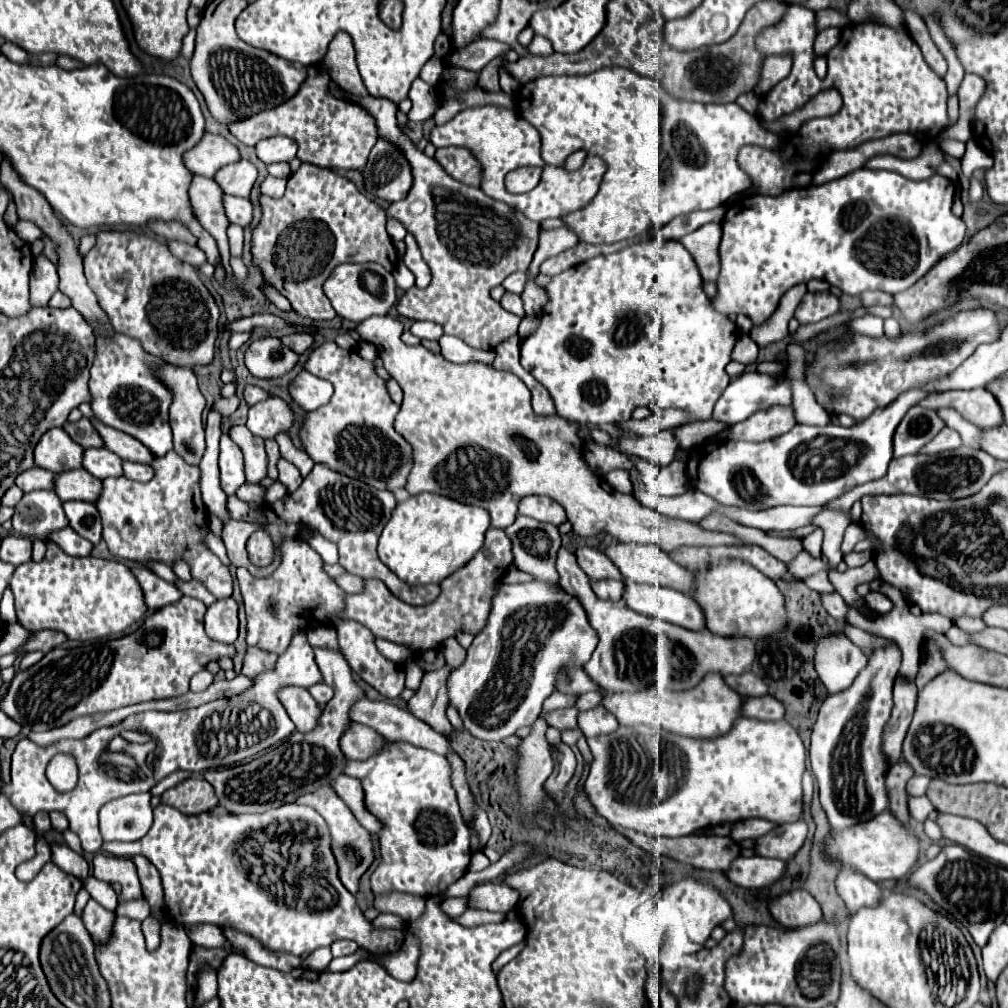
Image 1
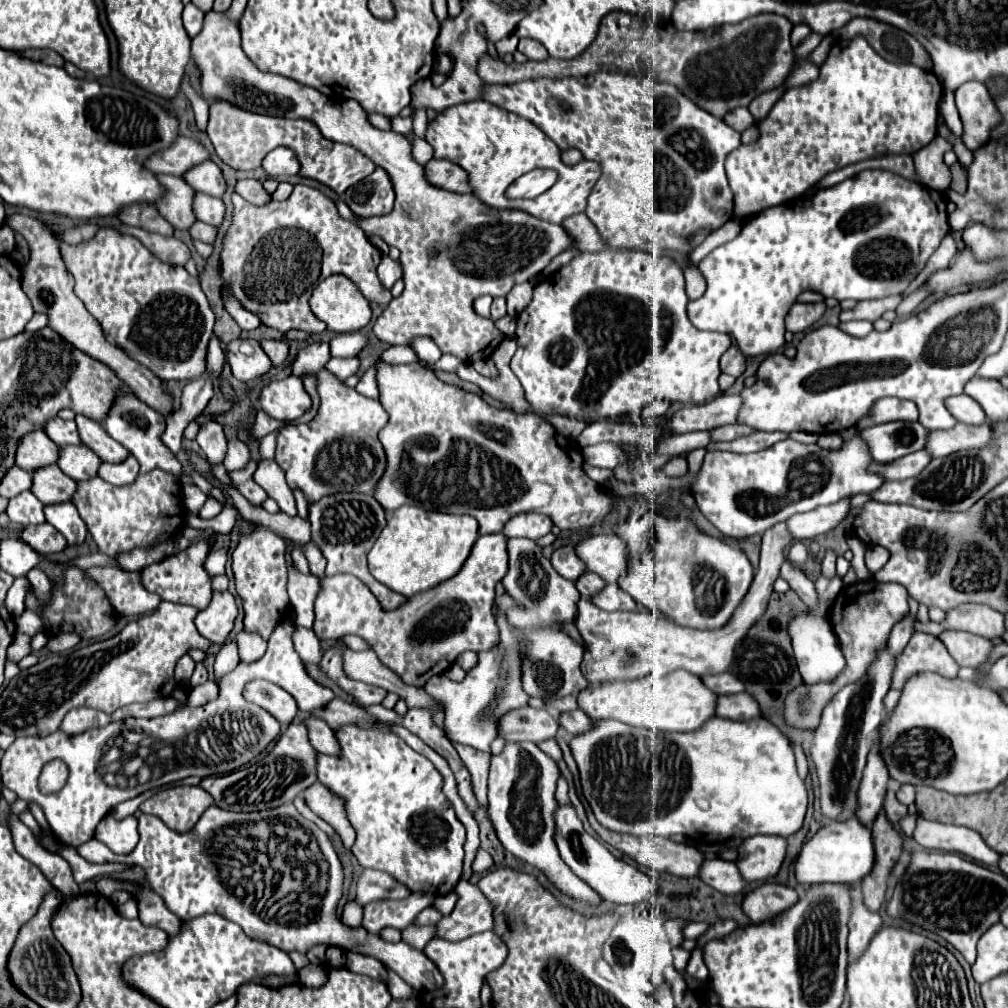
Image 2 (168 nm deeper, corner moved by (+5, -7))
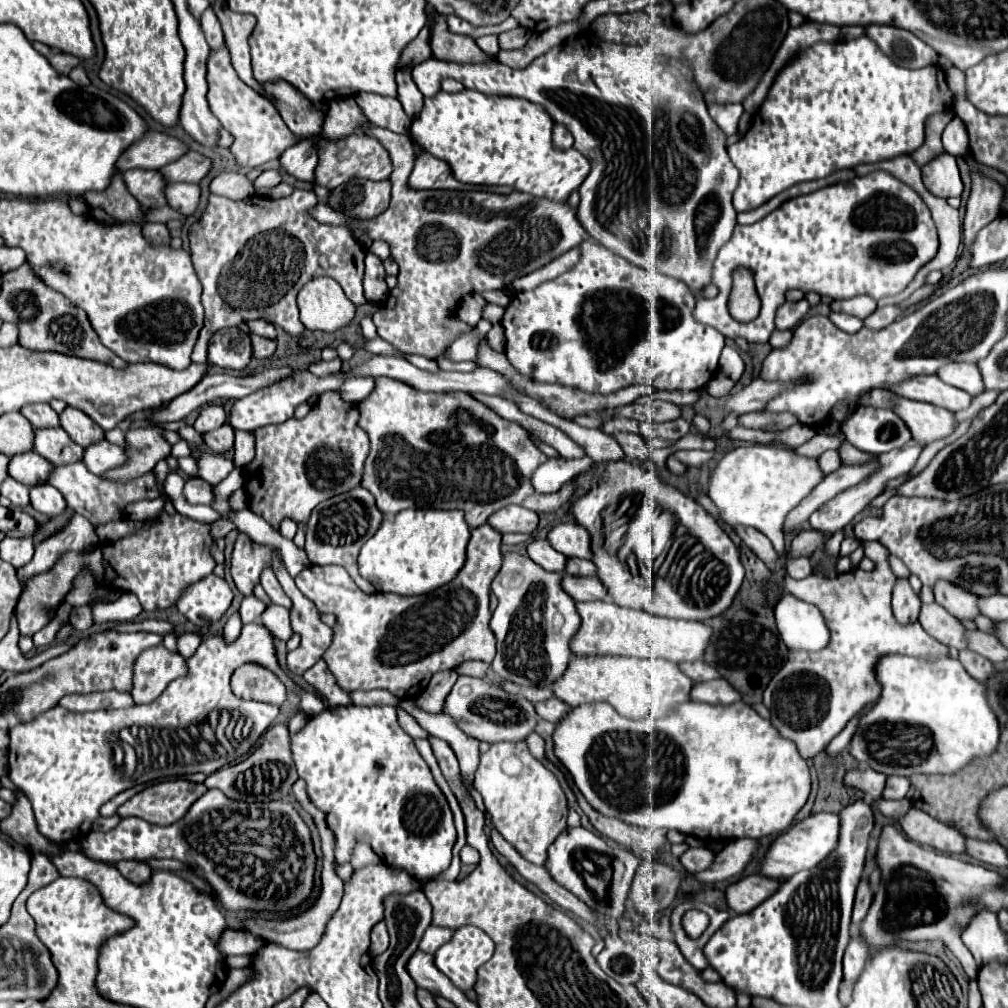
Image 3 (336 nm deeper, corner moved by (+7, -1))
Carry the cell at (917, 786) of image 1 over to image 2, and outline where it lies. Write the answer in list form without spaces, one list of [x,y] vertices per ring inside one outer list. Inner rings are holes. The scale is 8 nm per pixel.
[[[902,785],[902,787],[898,789],[898,793],[896,793],[898,801],[904,803],[904,805],[912,805],[912,803],[914,803],[914,795],[916,795],[914,785]]]

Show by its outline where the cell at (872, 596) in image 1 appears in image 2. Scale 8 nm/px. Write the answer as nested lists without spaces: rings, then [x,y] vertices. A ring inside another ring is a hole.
[[[958,605],[952,611],[948,611],[944,623],[929,622],[923,624],[916,621],[914,631],[932,634],[936,637],[945,630],[960,630],[982,635],[988,639],[1000,639],[1006,631],[1004,627],[1004,615],[986,607],[986,605]]]

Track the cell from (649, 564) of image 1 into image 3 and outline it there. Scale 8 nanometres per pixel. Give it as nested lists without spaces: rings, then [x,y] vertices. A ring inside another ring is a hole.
[[[558,523],[548,531],[548,541],[550,545],[564,553],[566,557],[582,557],[582,559],[592,559],[590,551],[590,535],[584,527],[574,525],[574,523]]]

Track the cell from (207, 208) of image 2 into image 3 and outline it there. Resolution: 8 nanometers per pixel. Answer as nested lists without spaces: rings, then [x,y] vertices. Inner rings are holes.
[[[166,183],[164,197],[172,209],[182,215],[192,215],[198,207],[200,187],[194,183]]]

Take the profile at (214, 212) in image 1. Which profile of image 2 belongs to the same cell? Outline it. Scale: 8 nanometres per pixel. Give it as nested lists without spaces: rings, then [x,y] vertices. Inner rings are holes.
[[[160,175],[160,181],[168,187],[168,195],[164,195],[156,209],[164,219],[168,219],[176,229],[190,229],[196,223],[196,215],[192,211],[192,199],[196,191],[184,183],[182,177],[174,175]]]

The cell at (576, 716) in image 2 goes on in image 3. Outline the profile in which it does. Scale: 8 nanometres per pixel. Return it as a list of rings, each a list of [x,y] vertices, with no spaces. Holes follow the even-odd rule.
[[[552,697],[552,699],[548,699],[548,701],[542,701],[542,703],[534,705],[534,709],[536,709],[536,713],[538,713],[542,719],[552,721],[552,723],[558,723],[558,721],[568,713],[570,707],[568,707],[566,703],[562,703],[560,699]]]

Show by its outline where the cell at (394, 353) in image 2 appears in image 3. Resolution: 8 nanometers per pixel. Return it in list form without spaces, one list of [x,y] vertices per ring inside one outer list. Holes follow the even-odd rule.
[[[352,377],[350,381],[344,381],[344,385],[338,389],[340,397],[348,403],[358,403],[364,401],[374,387],[372,377]]]

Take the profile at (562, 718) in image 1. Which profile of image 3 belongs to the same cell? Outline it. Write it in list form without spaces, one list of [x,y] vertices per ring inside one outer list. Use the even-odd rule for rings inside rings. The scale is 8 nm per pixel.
[[[460,675],[454,683],[450,695],[444,701],[442,713],[454,717],[458,729],[462,729],[468,737],[486,741],[490,745],[500,741],[524,741],[526,735],[534,731],[538,721],[534,705],[522,695],[510,695],[484,679],[474,679],[466,675]]]

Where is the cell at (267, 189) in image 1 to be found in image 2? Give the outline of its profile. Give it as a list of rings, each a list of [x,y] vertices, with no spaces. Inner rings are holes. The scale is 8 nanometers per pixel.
[[[242,179],[236,185],[236,193],[240,193],[246,201],[254,205],[266,205],[272,201],[272,195],[262,187],[258,179]]]

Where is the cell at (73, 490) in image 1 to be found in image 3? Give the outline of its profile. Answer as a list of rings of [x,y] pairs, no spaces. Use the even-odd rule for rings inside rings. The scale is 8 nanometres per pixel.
[[[26,451],[26,453],[18,453],[14,457],[10,457],[10,465],[8,465],[8,475],[28,487],[44,483],[48,479],[52,465],[44,459],[38,457],[38,453],[34,451]]]

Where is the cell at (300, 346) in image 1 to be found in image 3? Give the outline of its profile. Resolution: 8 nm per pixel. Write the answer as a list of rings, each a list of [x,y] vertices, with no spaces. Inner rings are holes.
[[[250,335],[250,341],[252,341],[252,357],[256,359],[266,359],[276,351],[276,341],[272,339]]]

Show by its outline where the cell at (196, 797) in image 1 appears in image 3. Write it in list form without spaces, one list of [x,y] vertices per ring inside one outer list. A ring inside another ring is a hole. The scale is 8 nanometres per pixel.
[[[170,779],[146,787],[124,805],[118,807],[118,817],[140,817],[154,825],[172,825],[186,815],[190,805],[200,799],[208,787],[188,779]]]

